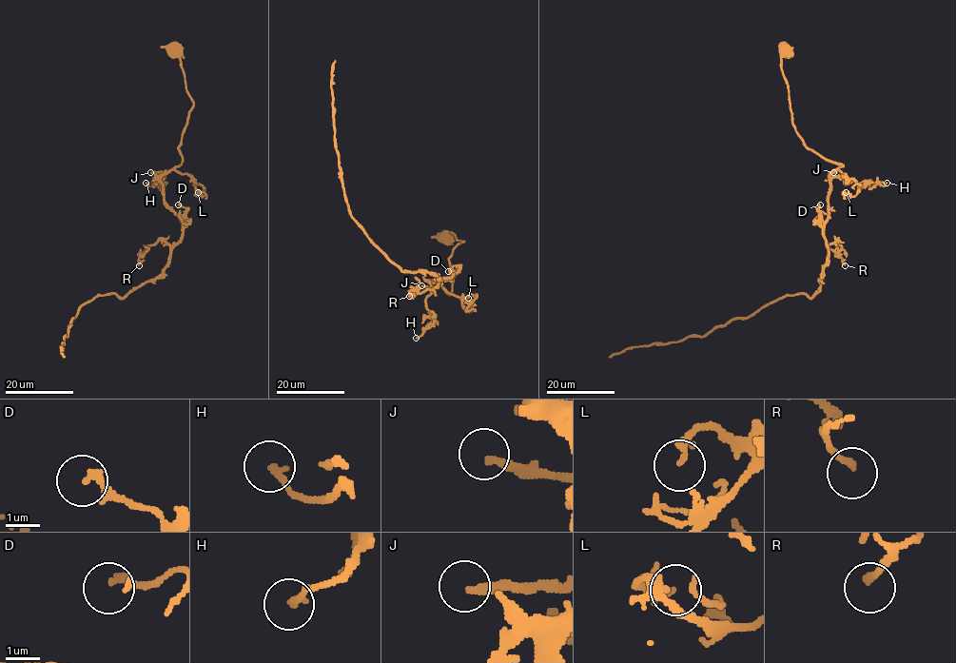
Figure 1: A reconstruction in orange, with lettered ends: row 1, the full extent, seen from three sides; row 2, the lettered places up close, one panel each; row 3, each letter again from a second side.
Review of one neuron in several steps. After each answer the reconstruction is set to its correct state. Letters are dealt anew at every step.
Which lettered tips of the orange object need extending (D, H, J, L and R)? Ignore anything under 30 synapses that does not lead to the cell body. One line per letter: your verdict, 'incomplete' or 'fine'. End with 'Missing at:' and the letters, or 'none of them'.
D: fine
H: fine
J: fine
L: fine
R: fine
Missing at: none of them

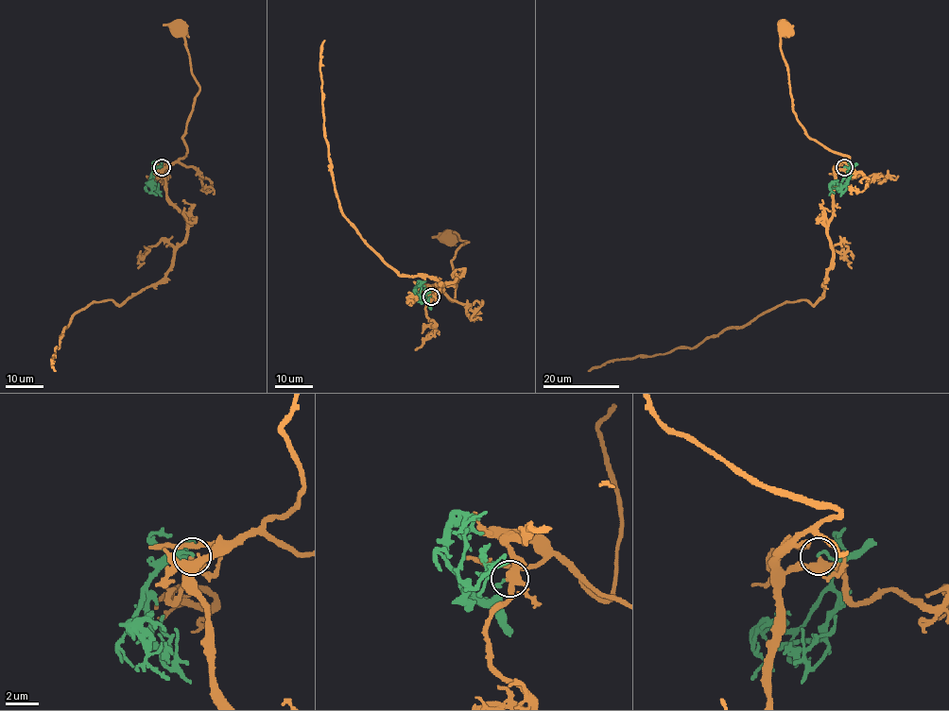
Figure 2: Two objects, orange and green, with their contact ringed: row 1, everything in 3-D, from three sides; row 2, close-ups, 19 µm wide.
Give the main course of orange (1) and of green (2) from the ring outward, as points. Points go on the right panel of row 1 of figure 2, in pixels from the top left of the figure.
1: (844, 167), (835, 168), (847, 156), (810, 138), (793, 110), (781, 49), (787, 28)
2: (844, 167), (849, 169), (838, 183), (829, 186), (829, 195)

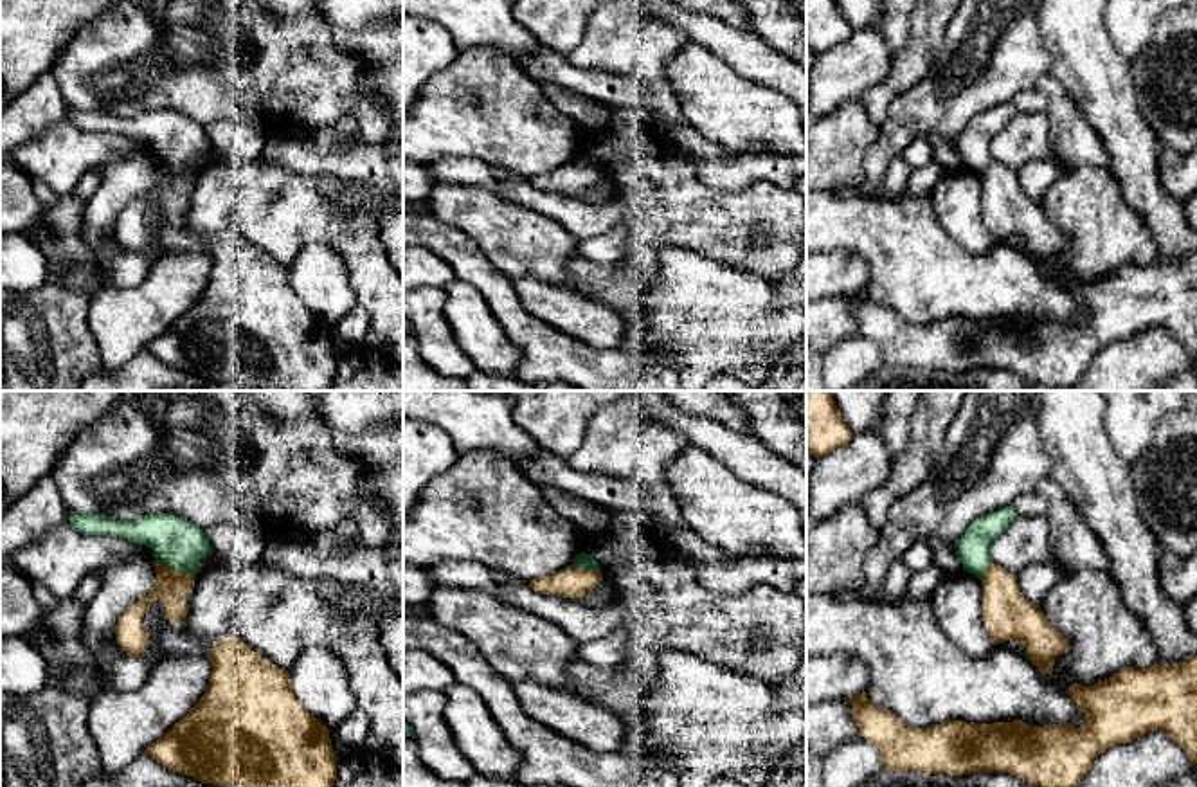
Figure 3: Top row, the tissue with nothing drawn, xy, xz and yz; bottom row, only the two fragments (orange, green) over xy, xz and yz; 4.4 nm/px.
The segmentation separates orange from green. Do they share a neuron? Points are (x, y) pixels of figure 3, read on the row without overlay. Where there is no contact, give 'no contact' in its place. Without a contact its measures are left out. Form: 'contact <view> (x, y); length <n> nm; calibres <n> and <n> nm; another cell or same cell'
contact xy (173, 166); length 200 nm; calibres 150 and 220 nm; another cell

